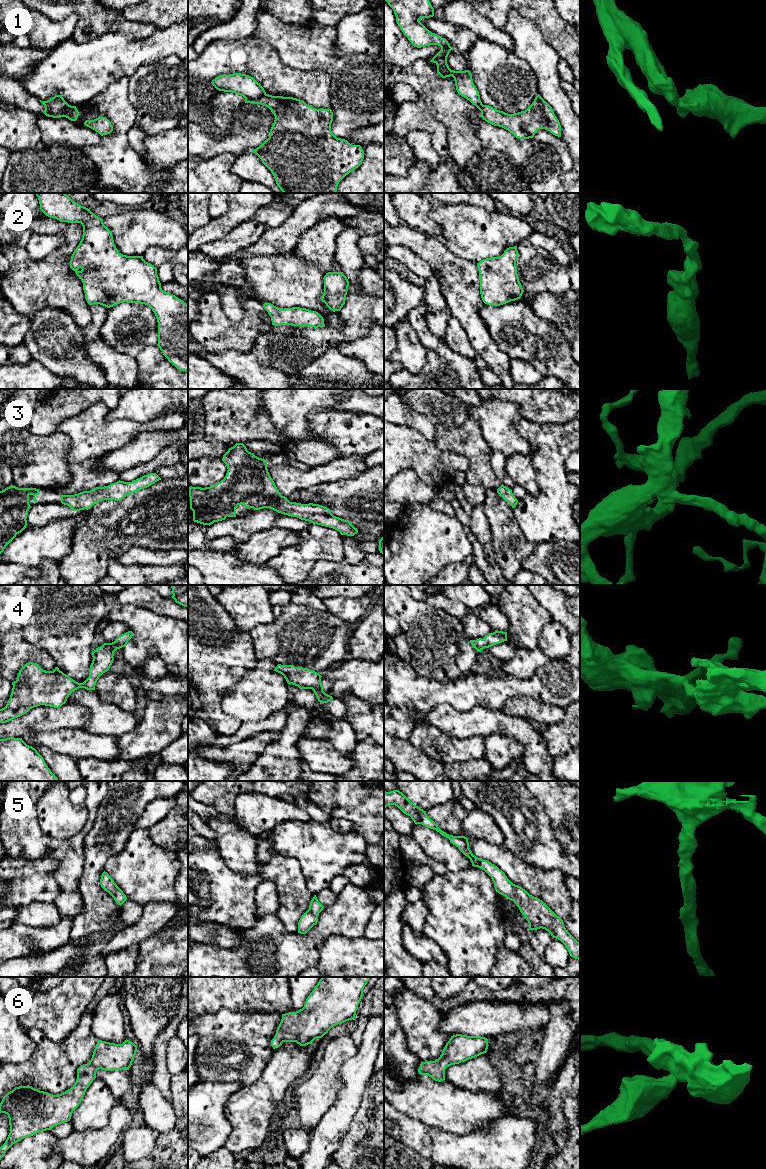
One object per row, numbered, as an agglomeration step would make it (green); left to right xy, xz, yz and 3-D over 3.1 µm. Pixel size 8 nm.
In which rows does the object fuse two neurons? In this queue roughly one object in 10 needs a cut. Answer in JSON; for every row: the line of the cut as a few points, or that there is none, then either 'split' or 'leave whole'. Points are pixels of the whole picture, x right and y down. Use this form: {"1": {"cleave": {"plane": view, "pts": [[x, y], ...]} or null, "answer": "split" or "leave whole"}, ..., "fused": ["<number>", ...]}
{"1": {"cleave": {"plane": "xz", "pts": [[265, 93], [255, 99], [245, 98]]}, "answer": "split"}, "2": {"cleave": null, "answer": "leave whole"}, "3": {"cleave": null, "answer": "leave whole"}, "4": {"cleave": null, "answer": "leave whole"}, "5": {"cleave": null, "answer": "leave whole"}, "6": {"cleave": null, "answer": "leave whole"}, "fused": ["1"]}

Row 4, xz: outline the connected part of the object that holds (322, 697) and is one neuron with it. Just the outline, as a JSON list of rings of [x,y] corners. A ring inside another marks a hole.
[[[278,664],[274,671],[282,674],[288,684],[298,686],[300,689],[312,689],[320,703],[328,703],[333,699],[323,691],[322,676],[313,670]]]

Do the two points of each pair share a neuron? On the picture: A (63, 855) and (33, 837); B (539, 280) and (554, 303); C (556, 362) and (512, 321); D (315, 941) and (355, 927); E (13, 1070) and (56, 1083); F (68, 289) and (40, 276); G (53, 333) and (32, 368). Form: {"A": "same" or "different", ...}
{"A": "same", "B": "different", "C": "same", "D": "same", "E": "same", "F": "same", "G": "different"}

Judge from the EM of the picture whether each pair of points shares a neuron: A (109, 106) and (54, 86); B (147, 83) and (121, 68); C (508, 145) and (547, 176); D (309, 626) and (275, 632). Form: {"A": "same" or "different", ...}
{"A": "different", "B": "different", "C": "same", "D": "same"}

